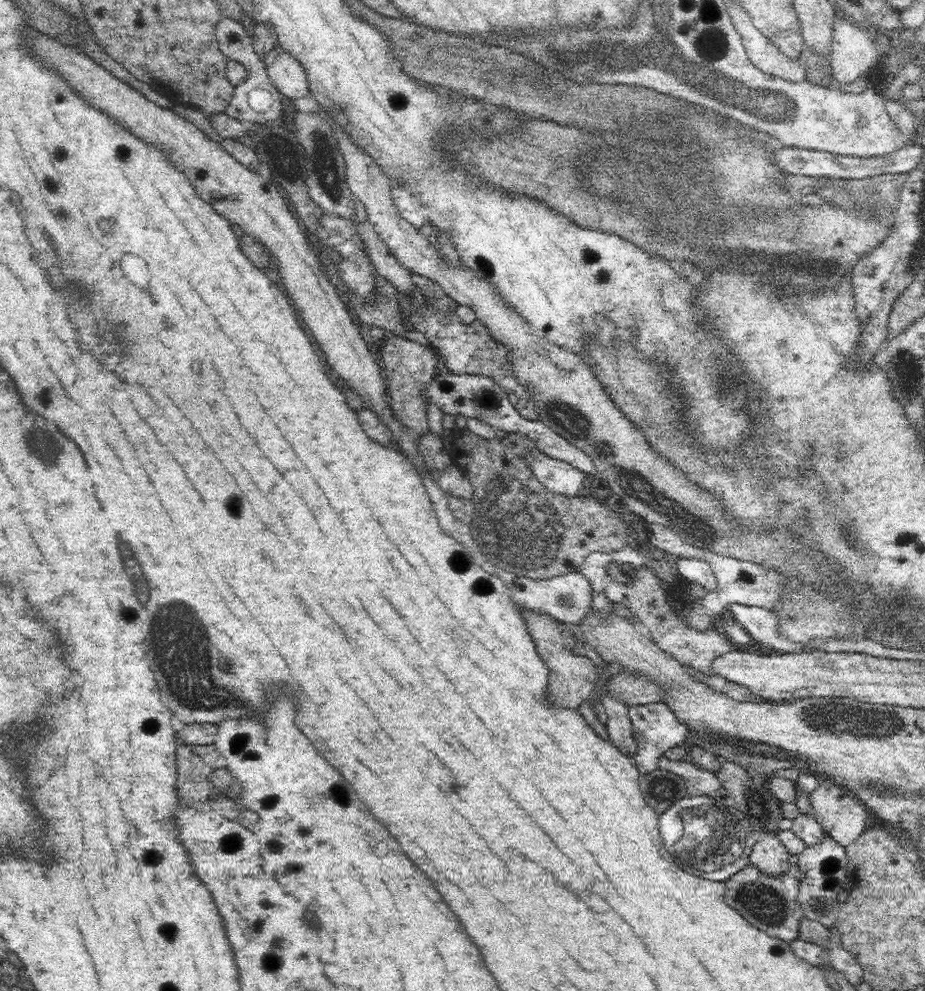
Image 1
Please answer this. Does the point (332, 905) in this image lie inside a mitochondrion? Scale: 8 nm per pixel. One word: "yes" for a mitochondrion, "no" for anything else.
no

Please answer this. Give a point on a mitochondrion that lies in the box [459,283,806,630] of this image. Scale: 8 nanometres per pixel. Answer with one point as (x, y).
(518, 532)

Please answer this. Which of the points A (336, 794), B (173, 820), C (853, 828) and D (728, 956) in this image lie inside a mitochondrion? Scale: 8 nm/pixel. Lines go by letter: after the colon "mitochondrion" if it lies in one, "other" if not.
A: mitochondrion
B: other
C: other
D: other

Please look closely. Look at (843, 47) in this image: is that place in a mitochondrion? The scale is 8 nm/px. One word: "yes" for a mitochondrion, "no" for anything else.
no

